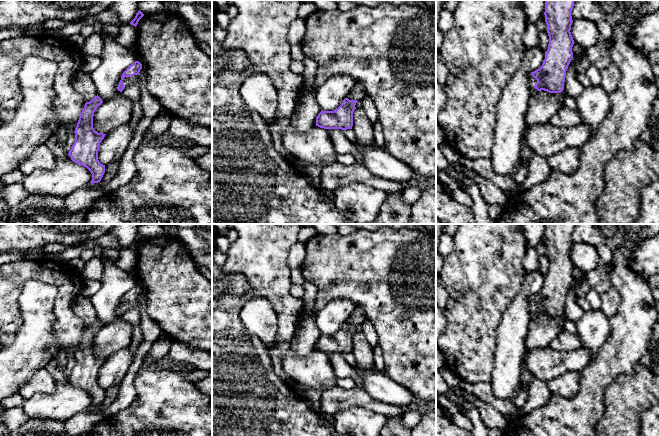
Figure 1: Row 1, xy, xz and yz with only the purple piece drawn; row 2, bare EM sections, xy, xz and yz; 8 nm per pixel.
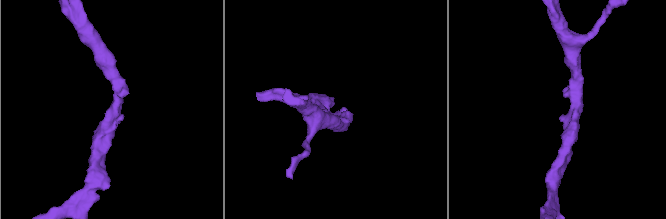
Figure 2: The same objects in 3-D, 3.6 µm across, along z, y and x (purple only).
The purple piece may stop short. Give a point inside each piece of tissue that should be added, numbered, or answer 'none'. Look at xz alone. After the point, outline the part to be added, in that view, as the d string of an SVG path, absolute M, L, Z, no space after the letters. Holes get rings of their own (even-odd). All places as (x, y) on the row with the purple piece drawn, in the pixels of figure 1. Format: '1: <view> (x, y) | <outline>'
1: xz (358, 92) | M356 82L350 93L346 96L349 100L357 100L362 101L362 99L366 96L366 90L363 85L359 82Z

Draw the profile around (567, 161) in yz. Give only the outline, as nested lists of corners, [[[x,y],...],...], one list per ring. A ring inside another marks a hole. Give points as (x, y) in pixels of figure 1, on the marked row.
[[[567,148],[547,159],[551,170],[571,175],[577,171],[580,165],[579,148]]]

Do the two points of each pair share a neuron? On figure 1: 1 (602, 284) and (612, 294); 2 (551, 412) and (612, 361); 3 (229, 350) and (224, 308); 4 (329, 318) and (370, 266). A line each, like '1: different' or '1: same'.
1: different
2: same
3: same
4: different

